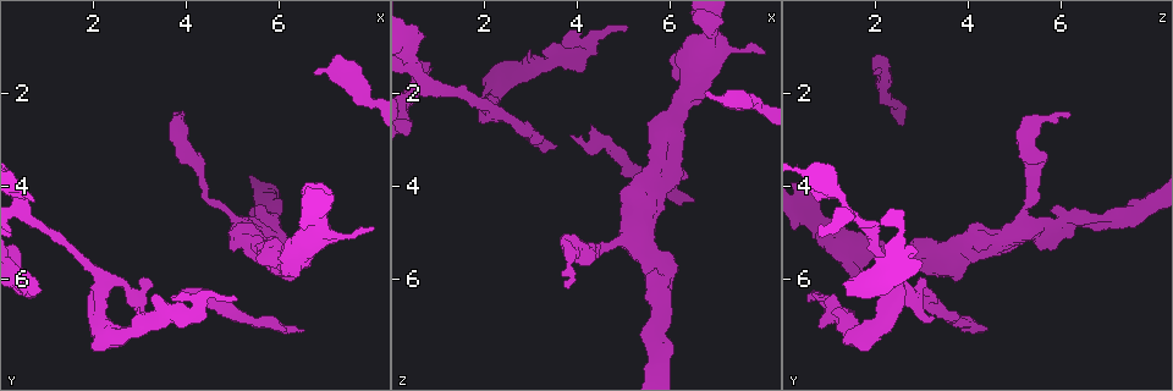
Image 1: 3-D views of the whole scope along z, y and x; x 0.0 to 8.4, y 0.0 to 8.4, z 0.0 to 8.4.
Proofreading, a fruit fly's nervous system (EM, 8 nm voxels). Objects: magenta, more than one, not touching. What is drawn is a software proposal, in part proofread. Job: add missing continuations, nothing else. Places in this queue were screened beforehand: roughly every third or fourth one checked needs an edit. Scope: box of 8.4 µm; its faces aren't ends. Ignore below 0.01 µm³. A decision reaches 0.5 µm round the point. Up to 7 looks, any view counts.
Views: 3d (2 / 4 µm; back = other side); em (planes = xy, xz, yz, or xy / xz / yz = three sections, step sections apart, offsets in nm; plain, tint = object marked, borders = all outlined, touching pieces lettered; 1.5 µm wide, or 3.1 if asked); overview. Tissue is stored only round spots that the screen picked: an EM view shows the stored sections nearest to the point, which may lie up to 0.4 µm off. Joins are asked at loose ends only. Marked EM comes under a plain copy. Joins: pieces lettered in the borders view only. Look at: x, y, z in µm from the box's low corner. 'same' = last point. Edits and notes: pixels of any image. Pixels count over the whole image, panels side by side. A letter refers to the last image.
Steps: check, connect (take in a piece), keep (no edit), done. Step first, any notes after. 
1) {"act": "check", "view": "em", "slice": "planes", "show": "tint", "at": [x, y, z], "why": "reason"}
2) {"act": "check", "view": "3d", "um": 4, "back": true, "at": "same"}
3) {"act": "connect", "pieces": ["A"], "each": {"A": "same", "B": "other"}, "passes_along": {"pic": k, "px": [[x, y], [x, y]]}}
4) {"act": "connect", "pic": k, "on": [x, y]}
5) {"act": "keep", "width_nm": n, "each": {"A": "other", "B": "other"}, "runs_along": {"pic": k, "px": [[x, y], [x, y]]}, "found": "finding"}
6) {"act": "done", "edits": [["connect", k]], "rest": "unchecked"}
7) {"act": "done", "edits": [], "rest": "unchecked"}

{"act": "check", "view": "em", "slice": "planes", "show": "borders", "at": [3.80, 2.40, 6.15], "why": "long arm stops here"}

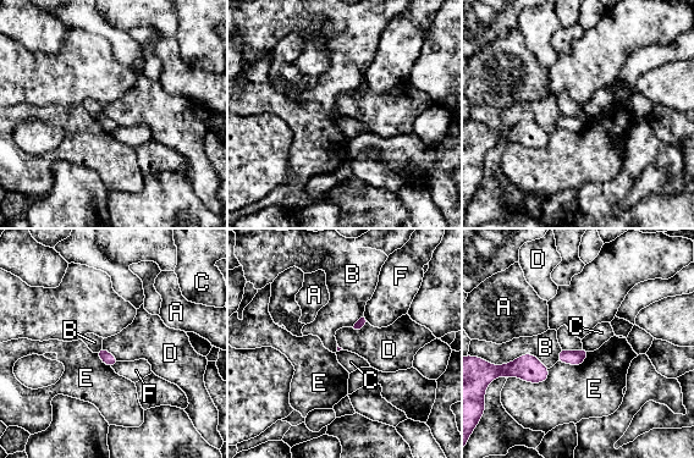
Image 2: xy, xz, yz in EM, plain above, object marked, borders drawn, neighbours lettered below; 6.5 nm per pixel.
{"act": "keep", "each": {"A": "other", "B": "other", "C": "other", "D": "other", "E": "other", "F": "other"}, "found": "no lettered piece goes on from it"}

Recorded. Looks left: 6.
{"act": "check", "view": "em", "slice": "planes", "show": "borders", "at": [6.75, 1.55, 2.05], "why": "tapers out"}

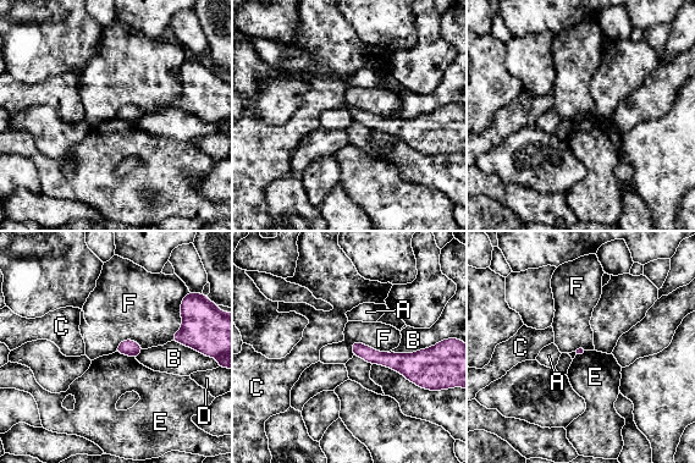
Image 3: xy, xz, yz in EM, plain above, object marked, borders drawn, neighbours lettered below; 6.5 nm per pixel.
{"act": "keep", "each": {"A": "other", "B": "other", "C": "other", "D": "other", "E": "other", "F": "other"}, "runs_along": {"pic": 3, "px": [[354, 346], [385, 359], [423, 357]]}, "found": "no lettered piece goes on from it"}

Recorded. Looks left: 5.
{"act": "check", "view": "3d", "um": 4, "at": [0.65, 4.20, 0.85], "why": "an open end"}

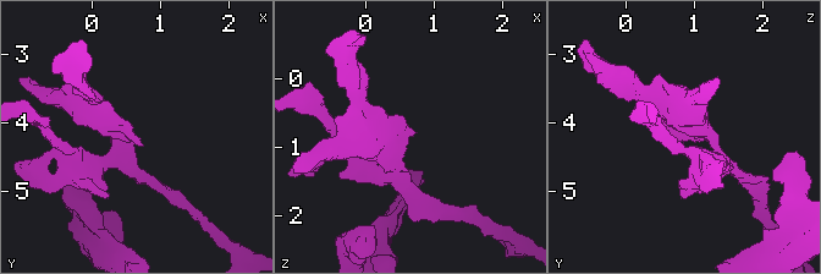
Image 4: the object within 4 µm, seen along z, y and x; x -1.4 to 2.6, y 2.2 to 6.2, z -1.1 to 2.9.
{"act": "check", "view": "em", "slice": "planes", "show": "tint", "at": [0.65, 4.20, 0.85], "arm_widths_nm": [160, 460]}

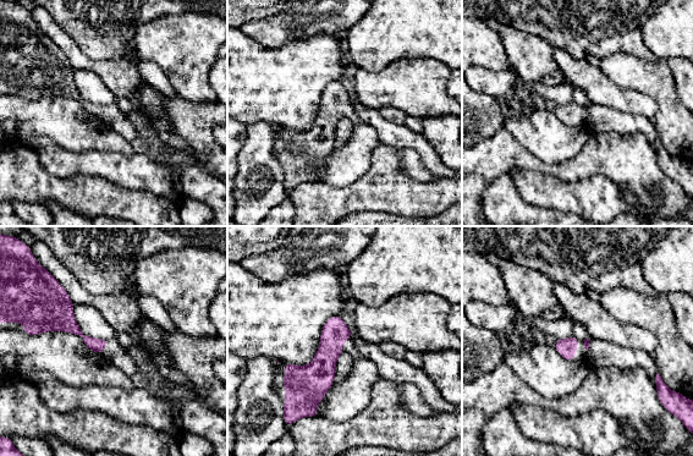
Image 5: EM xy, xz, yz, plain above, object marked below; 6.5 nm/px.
{"act": "check", "view": "em", "slice": "planes", "show": "borders", "at": "same"}

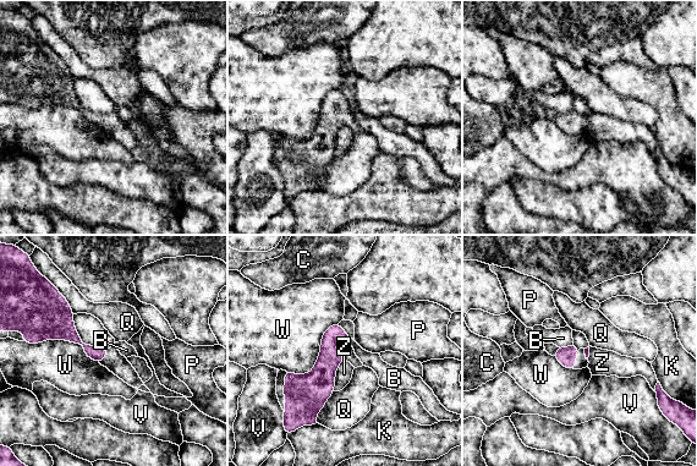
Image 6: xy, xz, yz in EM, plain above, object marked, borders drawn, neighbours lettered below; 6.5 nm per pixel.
{"act": "keep", "each": {"B": "other", "C": "other", "K": "other", "P": "other", "Q": "other", "V": "other", "W": "other", "Z": "other"}, "border": {"pic": 6, "px": [[572, 344], [559, 347]]}, "found": "none of them fits"}

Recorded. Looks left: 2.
{"act": "done", "edits": [], "rest": "unchecked"}

